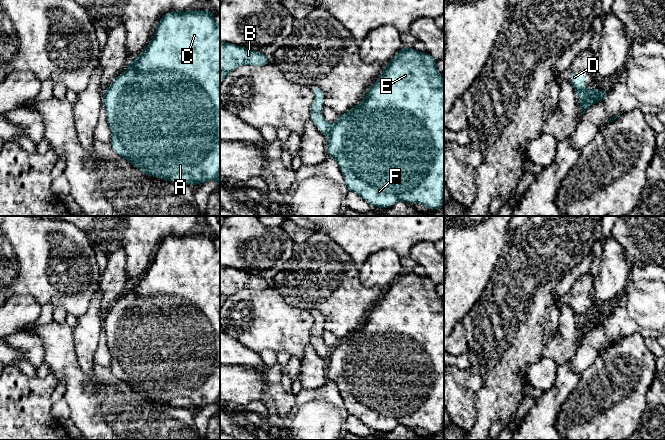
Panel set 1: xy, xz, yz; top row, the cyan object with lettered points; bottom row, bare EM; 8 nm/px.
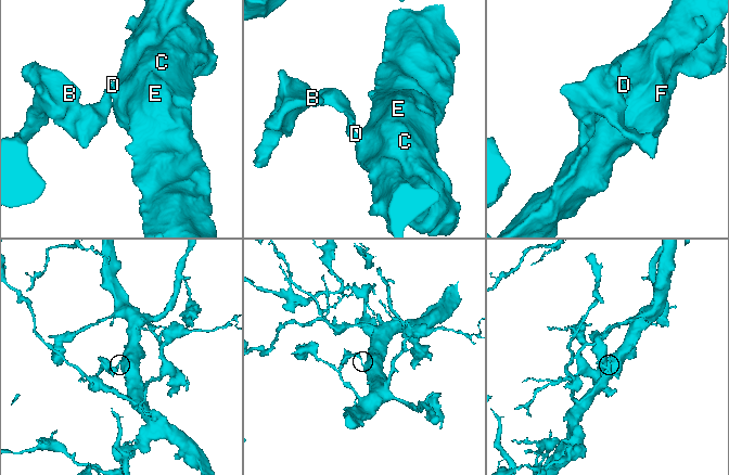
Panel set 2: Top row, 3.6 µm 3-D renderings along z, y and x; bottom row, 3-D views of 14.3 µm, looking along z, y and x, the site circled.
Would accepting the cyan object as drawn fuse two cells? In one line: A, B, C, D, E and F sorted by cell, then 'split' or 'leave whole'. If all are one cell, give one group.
groups A C E F / B D; split

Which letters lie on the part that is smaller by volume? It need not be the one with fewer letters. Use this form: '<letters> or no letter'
B, D

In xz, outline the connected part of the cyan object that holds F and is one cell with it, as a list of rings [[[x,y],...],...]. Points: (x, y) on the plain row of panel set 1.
[[[404,271],[388,286],[380,301],[368,312],[364,326],[357,328],[331,349],[327,363],[327,379],[338,387],[348,415],[360,419],[367,427],[378,432],[389,432],[398,425],[420,427],[429,434],[442,432],[444,425],[444,303],[436,292],[436,283],[426,277]]]

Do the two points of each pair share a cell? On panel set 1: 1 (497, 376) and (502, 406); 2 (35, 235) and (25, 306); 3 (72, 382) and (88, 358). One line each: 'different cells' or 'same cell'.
1: same cell
2: different cells
3: different cells

